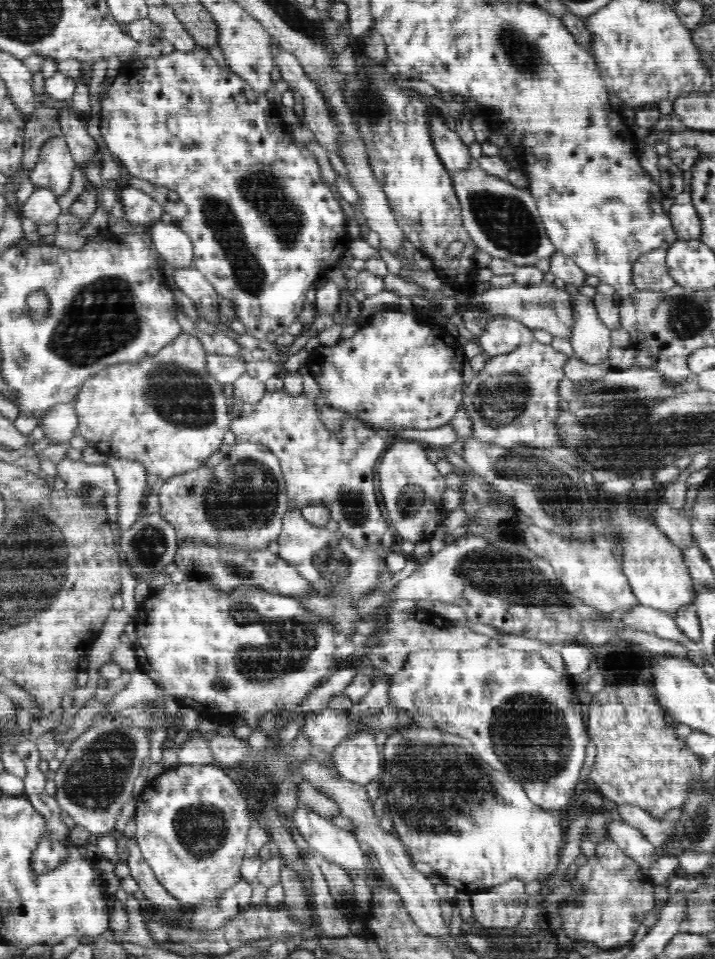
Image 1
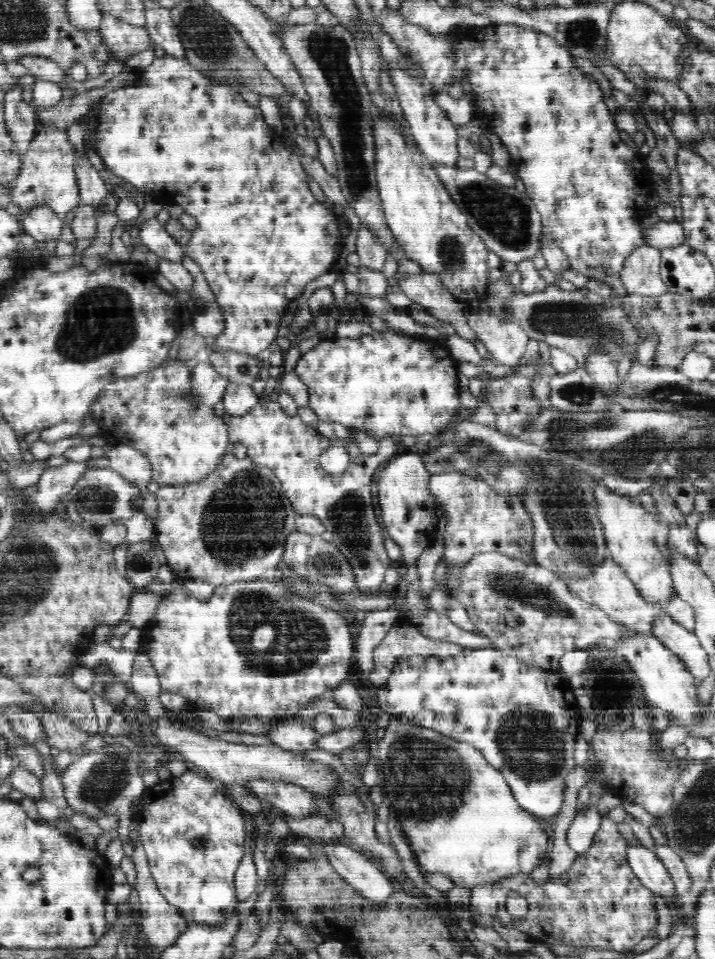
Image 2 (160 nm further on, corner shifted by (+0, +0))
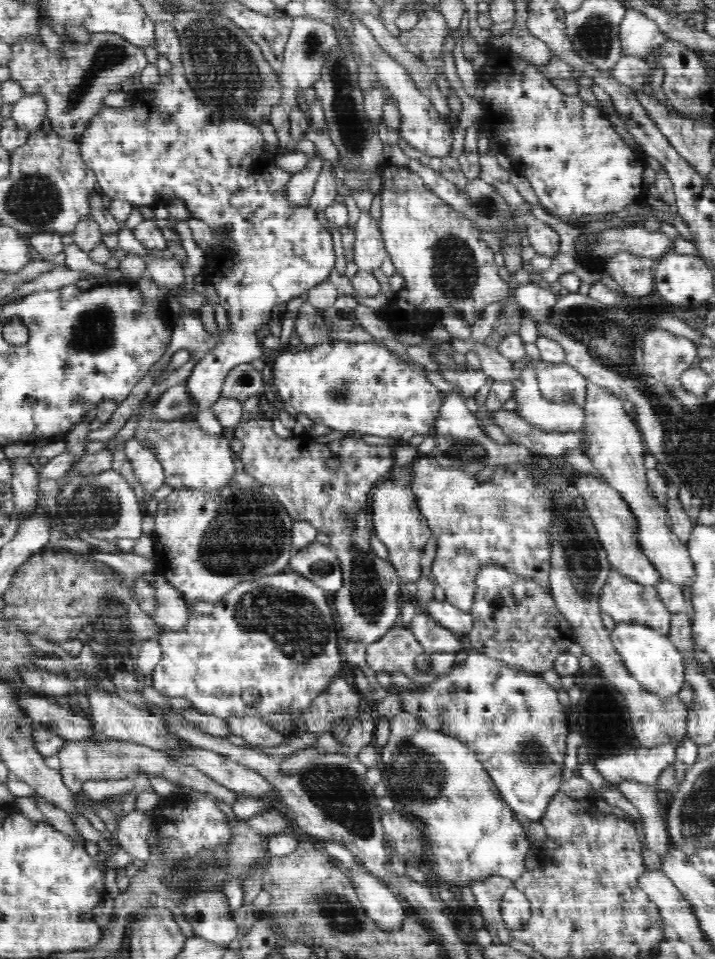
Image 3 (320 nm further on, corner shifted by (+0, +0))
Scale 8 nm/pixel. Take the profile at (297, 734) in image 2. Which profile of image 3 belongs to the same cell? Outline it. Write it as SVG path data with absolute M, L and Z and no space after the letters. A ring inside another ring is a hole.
M242 717L226 719L230 733L243 738L250 745L260 745L262 747L276 747L285 743L291 733L284 734L274 730L263 717Z

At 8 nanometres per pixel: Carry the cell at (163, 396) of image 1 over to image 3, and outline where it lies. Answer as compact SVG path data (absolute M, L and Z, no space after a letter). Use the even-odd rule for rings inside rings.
M152 404L150 410L144 410L140 422L138 422L138 432L136 432L136 440L148 440L156 446L156 458L162 463L163 472L165 476L164 484L174 486L174 489L182 488L182 486L190 486L202 490L204 492L212 489L222 488L223 485L230 484L231 478L235 473L234 456L230 449L230 442L226 438L214 438L204 434L198 423L195 420L179 420L174 419L170 421L156 419L155 411L152 411Z

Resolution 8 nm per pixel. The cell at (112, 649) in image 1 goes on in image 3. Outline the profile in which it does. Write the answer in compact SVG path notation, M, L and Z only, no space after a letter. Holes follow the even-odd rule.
M159 573L153 582L156 589L157 610L150 618L162 629L184 628L188 619L188 608L180 591L168 584L163 575Z

